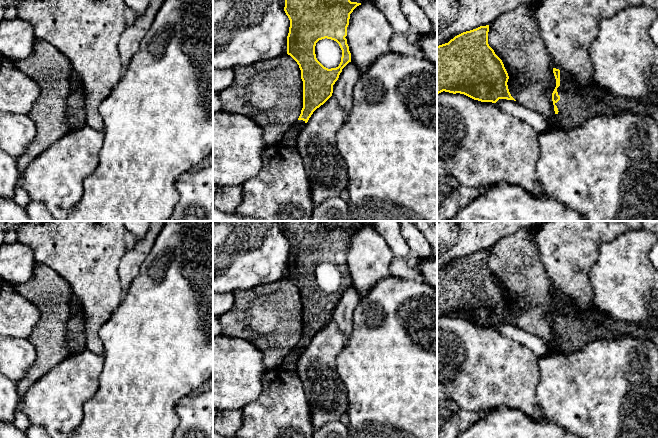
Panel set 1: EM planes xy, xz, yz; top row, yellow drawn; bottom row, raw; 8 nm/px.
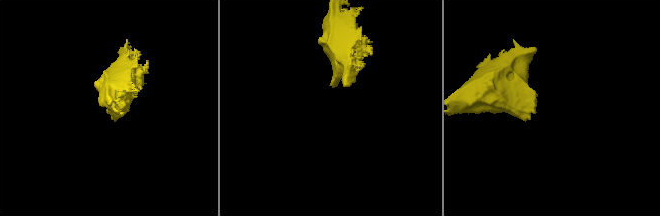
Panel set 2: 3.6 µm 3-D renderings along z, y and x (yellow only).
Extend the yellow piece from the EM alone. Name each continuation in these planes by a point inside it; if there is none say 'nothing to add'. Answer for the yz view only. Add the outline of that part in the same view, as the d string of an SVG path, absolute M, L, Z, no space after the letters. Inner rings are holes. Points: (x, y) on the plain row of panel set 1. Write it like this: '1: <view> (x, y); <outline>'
1: yz (577, 328); M560 294L560 324L555 327L558 337L553 347L561 353L572 353L595 340L621 336L645 337L645 329L639 324L617 320L599 310L578 311Z

